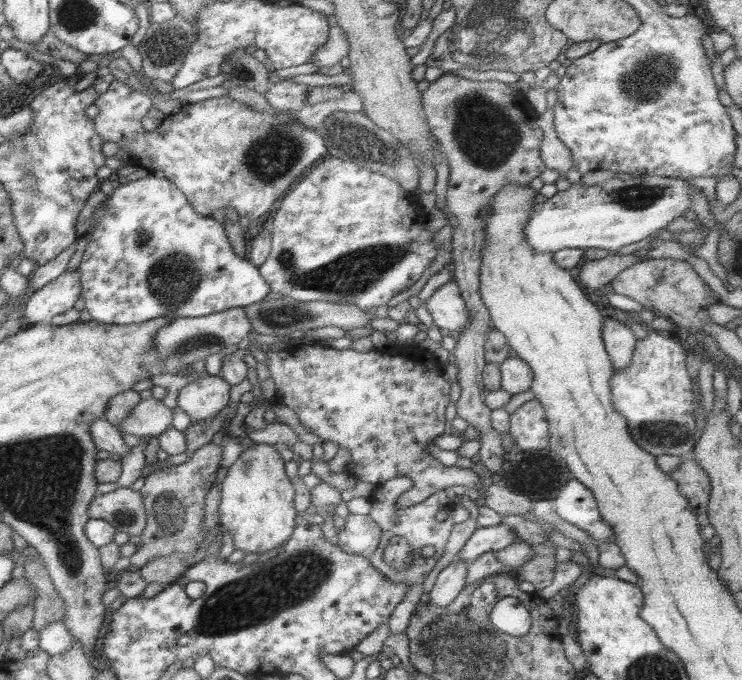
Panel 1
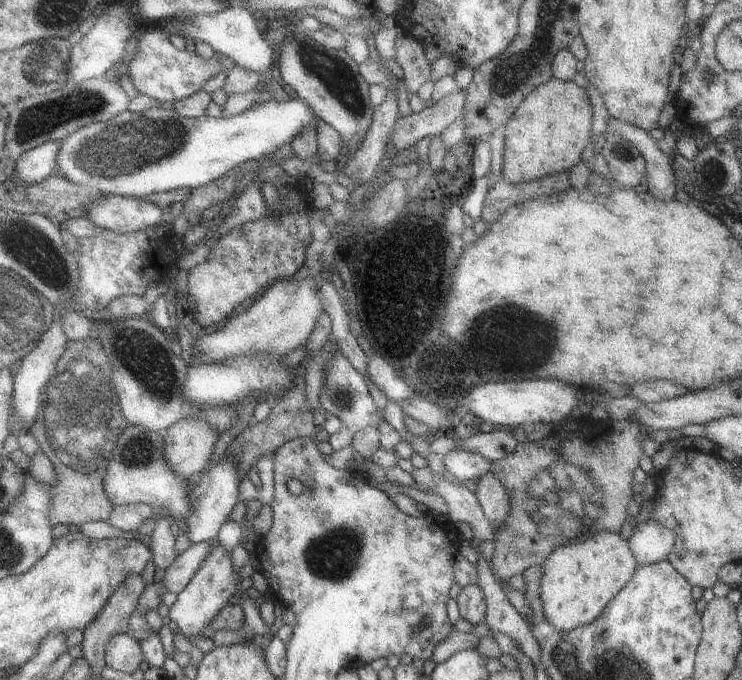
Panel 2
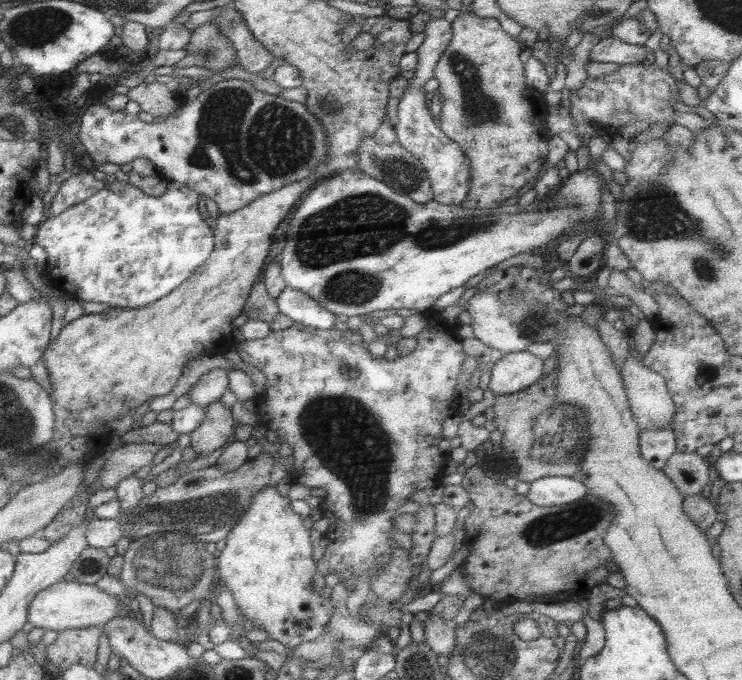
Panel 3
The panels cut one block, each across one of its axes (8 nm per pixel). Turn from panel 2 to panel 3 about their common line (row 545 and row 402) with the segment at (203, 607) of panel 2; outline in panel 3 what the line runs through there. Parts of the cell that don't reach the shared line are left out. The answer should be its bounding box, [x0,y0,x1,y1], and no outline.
[189,400,234,456]

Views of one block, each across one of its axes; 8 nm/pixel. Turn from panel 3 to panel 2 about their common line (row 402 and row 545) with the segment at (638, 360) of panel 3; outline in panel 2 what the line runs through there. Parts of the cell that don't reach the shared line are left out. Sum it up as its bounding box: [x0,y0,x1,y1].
[627,521,675,565]

